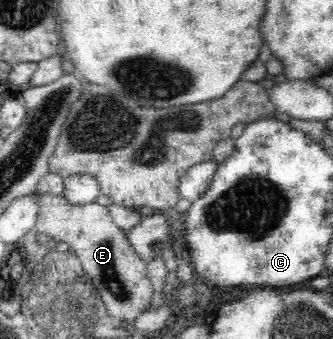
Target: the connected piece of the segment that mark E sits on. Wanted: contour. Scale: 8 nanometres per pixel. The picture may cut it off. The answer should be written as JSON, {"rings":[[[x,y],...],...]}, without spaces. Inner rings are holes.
{"rings":[[[50,193],[35,195],[39,215],[34,230],[54,241],[68,243],[69,253],[76,255],[77,262],[81,262],[82,272],[91,279],[109,315],[128,323],[136,322],[136,318],[149,307],[154,288],[148,277],[147,262],[129,244],[128,232],[114,222],[111,207],[97,202],[70,204],[63,196],[55,197]]]}

